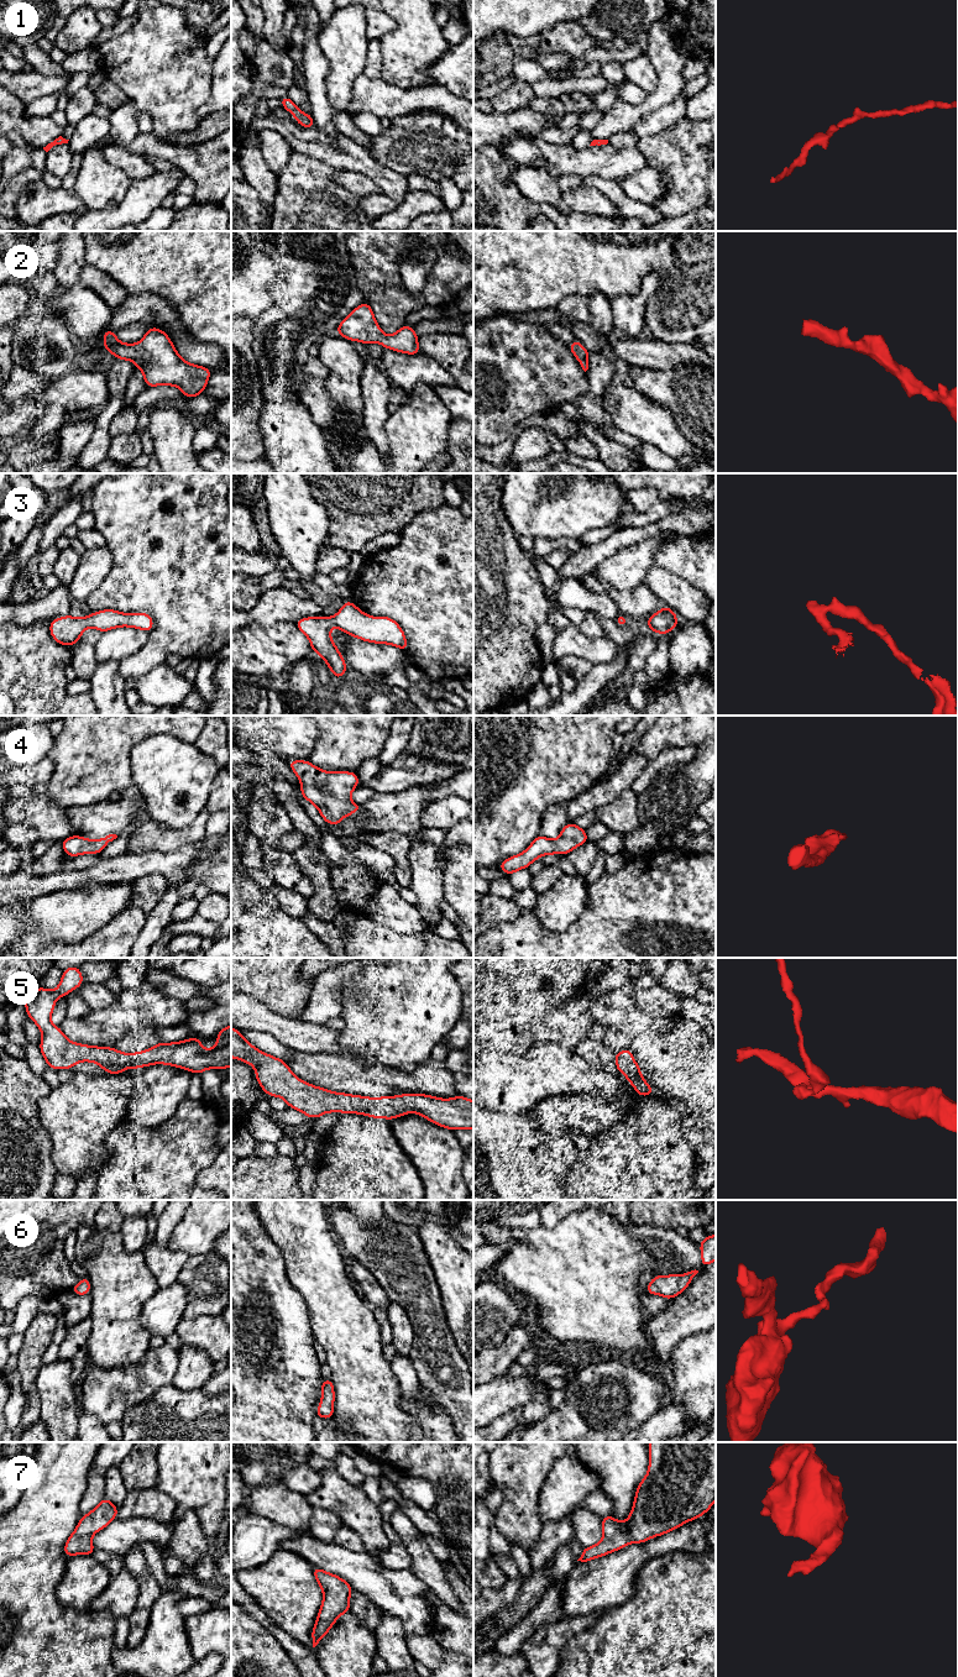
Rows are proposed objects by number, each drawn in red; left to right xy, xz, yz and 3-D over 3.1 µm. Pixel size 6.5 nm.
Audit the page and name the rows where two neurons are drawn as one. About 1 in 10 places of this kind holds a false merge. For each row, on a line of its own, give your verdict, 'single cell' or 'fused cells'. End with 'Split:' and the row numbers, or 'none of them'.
1: single cell
2: single cell
3: single cell
4: single cell
5: single cell
6: single cell
7: single cell
Split: none of them

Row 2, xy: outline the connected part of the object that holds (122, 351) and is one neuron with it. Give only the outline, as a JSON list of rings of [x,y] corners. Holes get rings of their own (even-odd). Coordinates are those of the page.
[[[148,327],[136,344],[124,344],[110,329],[103,334],[106,352],[117,360],[129,360],[143,373],[148,388],[161,384],[178,387],[184,397],[201,394],[211,376],[211,370],[187,362],[173,346],[169,336],[158,327]]]

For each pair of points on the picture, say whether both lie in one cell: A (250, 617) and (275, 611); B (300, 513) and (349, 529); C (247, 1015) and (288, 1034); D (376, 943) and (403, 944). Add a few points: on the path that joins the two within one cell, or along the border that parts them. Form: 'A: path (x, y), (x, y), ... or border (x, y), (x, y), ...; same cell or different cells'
A: path (256, 614), (268, 611); same cell
B: border (312, 497), (326, 512), (328, 536); different cells
C: path (257, 1016), (278, 1026); same cell
D: path (382, 944), (397, 944); same cell

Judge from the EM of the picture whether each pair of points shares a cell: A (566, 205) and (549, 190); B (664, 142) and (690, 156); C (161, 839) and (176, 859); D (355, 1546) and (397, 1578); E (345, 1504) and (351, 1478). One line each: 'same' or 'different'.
A: different
B: same
C: different
D: different
E: different

